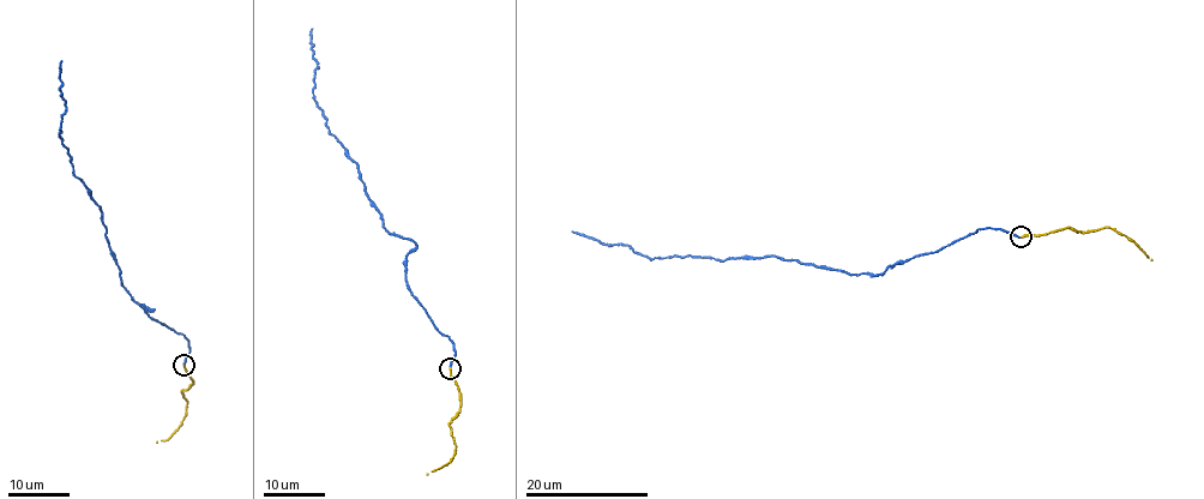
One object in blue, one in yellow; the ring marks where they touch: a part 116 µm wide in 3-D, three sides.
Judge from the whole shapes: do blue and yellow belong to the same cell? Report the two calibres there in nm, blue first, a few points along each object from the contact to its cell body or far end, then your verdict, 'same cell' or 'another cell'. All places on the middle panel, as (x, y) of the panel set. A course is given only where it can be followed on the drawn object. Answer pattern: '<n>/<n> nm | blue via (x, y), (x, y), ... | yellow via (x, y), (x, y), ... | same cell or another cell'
130/200 nm | blue via (450, 367), (451, 340), (405, 280), (413, 240), (383, 226), (359, 166), (317, 106), (313, 28) | yellow via (450, 367), (461, 402), (457, 416), (450, 424), (456, 452), (450, 463), (427, 474) | same cell

